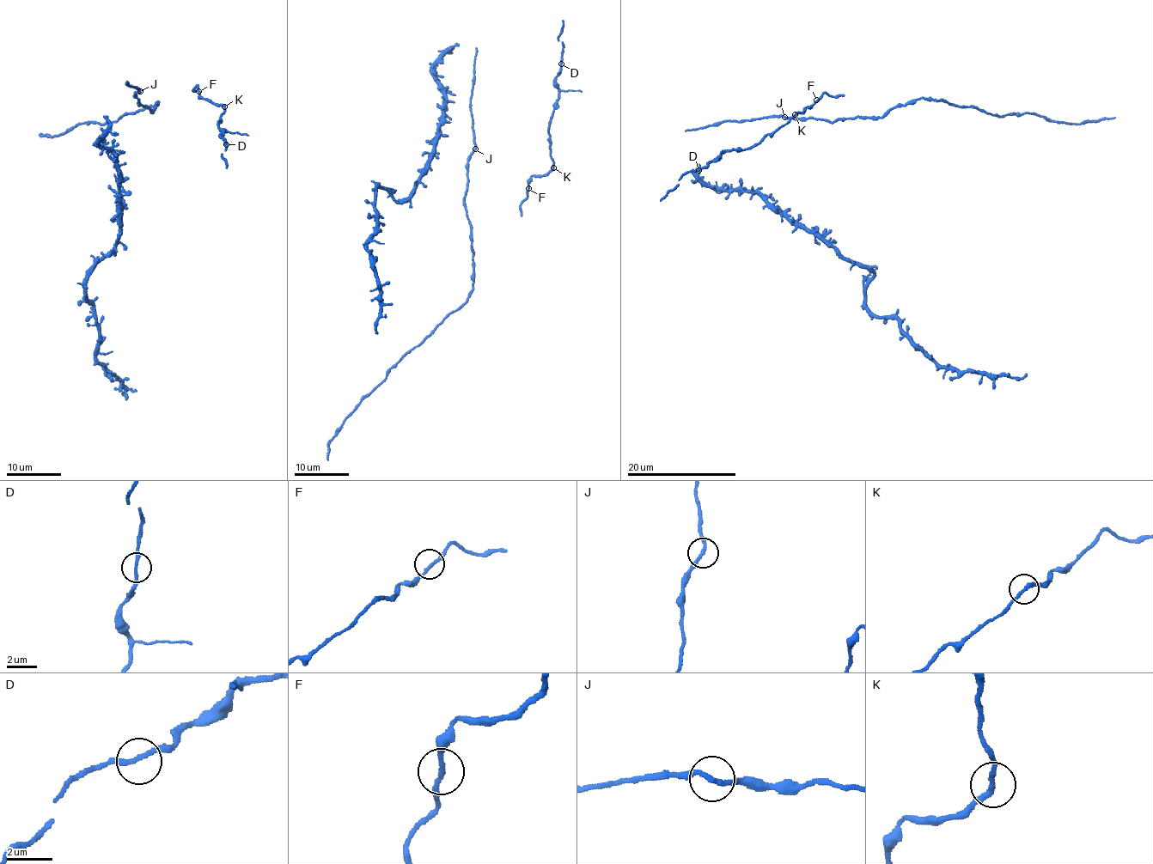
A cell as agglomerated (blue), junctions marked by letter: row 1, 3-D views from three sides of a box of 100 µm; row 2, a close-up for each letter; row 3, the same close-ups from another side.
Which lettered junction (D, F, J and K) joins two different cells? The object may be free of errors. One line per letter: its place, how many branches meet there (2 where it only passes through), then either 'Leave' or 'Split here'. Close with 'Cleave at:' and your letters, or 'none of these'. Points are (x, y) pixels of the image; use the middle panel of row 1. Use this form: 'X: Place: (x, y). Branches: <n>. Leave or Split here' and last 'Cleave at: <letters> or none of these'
D: Place: (561, 63). Branches: 2. Leave
F: Place: (528, 188). Branches: 2. Leave
J: Place: (475, 149). Branches: 2. Leave
K: Place: (553, 167). Branches: 2. Leave
Cleave at: none of these

